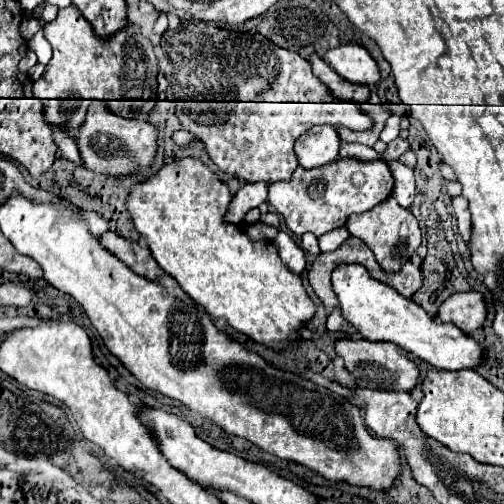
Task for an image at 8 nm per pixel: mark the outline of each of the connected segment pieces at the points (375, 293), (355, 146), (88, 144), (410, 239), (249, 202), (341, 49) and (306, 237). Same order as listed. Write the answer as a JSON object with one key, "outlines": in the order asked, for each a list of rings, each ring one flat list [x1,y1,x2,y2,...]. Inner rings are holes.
{"outlines":[[[342,263,332,273,332,287,338,297,342,317,358,329,358,333,368,341,390,341,418,359,424,359,436,369,458,371,474,369,480,365,484,349,472,337,464,335,456,325,436,323,418,303,400,295,394,287,376,281,364,265]],[[344,143,340,147,340,157,350,157,359,161,374,161,379,159,378,153,372,148,359,143]],[[92,101,84,123,78,129,78,149,84,165,110,177,128,175,138,167,148,167,156,153,156,127,146,121,114,115,104,101]],[[394,197,384,199,370,211,354,213,348,219,346,229,350,231,350,235,362,239,374,251,376,261,380,263,380,267,384,267,384,271,398,271,416,253,420,245,420,227,416,217,408,209,400,207]],[[260,181,260,183,246,183,244,187,238,189,238,193,234,195,230,207,228,207,228,221,230,223,242,223,244,215,258,207,260,203,264,203,268,197,268,183]],[[344,43,334,49,330,49,324,55,324,61,328,59,328,65,350,83,362,83,368,87,374,87,380,81,378,65,368,53,366,47,360,43]],[[304,233,302,235,302,249,312,253,312,255,318,255,320,253,320,247,318,247,318,237,312,235,312,233]]]}

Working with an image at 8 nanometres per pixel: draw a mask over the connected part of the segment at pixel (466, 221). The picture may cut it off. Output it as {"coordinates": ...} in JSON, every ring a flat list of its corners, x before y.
{"coordinates":[[452,197,452,213,458,219,458,233,468,243,468,239,470,239,470,211,468,211,468,201,464,197]]}

